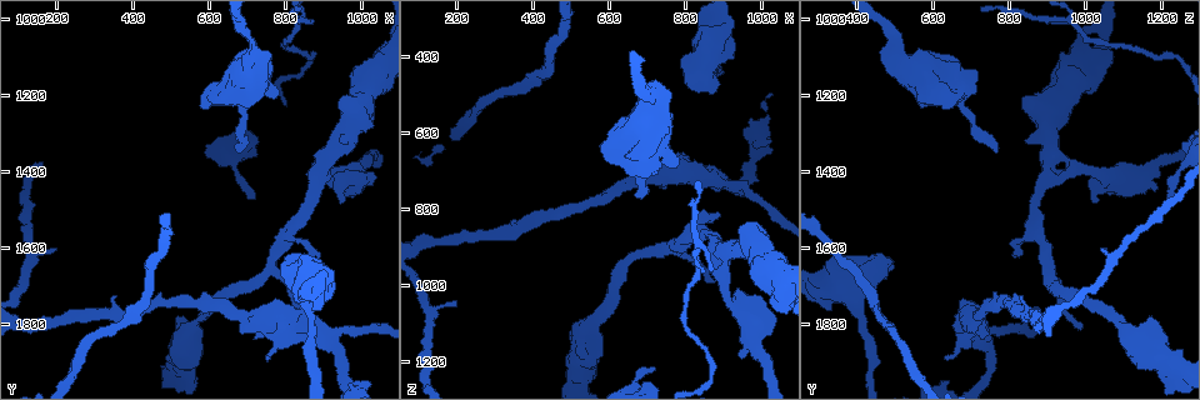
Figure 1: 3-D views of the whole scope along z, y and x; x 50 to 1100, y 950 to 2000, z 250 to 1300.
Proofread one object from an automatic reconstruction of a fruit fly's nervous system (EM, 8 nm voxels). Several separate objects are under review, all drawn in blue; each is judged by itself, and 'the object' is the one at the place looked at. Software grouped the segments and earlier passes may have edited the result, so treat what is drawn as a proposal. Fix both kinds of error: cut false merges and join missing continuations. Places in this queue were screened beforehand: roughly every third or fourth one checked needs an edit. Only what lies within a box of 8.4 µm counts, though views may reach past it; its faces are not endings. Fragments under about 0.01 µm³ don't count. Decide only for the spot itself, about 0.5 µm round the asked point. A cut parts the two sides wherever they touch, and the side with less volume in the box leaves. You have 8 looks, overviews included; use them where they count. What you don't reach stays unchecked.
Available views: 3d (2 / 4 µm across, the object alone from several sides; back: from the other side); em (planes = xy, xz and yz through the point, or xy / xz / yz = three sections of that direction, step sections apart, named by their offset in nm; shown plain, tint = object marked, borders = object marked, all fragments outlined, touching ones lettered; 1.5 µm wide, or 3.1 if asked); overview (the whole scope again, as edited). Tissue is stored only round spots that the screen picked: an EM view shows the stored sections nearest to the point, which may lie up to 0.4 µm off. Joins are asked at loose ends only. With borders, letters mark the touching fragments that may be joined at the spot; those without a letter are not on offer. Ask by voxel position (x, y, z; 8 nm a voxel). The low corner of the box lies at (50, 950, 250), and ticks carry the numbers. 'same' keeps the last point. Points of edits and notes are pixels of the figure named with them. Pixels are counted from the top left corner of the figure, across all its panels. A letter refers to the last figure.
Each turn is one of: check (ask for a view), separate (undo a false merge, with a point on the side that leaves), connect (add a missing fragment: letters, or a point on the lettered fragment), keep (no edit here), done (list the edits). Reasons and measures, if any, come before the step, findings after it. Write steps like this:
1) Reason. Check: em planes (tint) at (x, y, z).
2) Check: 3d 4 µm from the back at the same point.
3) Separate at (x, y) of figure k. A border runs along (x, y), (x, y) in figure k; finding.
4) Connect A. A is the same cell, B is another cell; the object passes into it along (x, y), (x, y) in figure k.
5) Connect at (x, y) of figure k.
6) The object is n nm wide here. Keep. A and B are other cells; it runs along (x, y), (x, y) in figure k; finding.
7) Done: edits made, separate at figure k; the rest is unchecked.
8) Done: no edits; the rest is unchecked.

Branch point. Check: em planes (plain) at (750, 1785, 700).

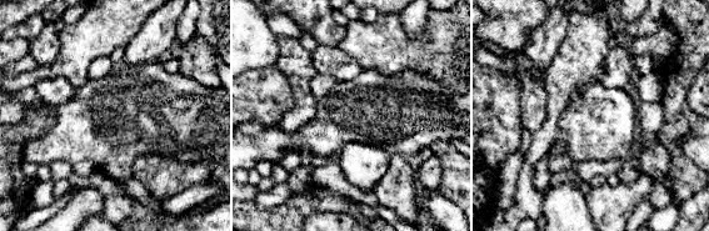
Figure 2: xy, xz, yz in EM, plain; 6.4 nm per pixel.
See the neighbours. Check: em planes (borders) at the same point.

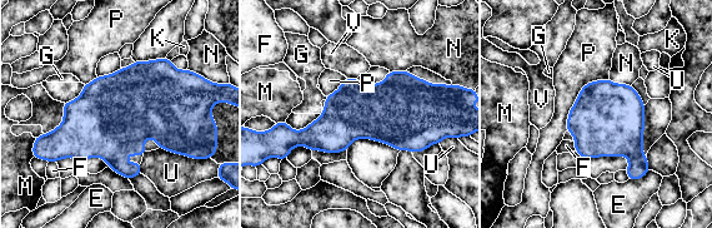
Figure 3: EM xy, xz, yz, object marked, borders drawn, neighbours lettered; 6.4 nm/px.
Keep. E, F, G, K, M, N, P, U and V are other cells; a border runs along (608, 78), (581, 89), (565, 130) in figure 3; all the same neuron.

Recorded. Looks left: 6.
Free end. Check: 3d 2 µm at (885, 1630, 815).

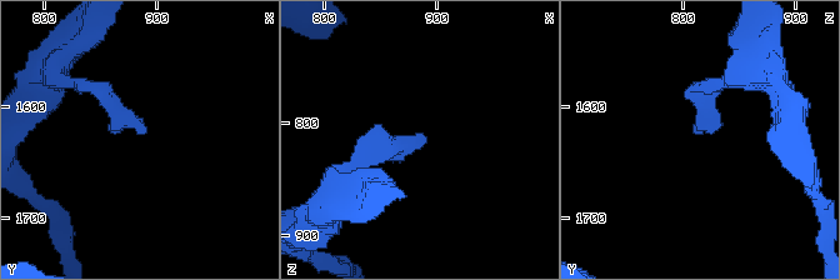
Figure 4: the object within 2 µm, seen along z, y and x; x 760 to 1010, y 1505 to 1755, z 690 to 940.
Check: em xz step 8 (borders) at (888, 1626, 812).

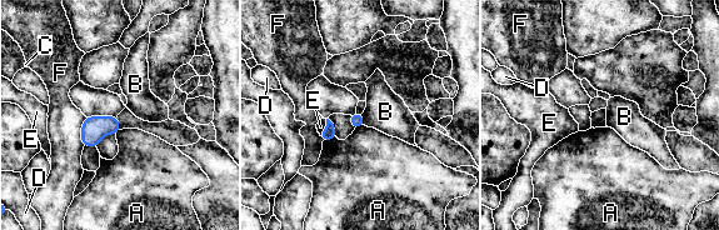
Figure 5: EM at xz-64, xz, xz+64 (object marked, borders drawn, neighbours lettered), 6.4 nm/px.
Cut it another way. Check: em xy step 8 (borders) at the same point.

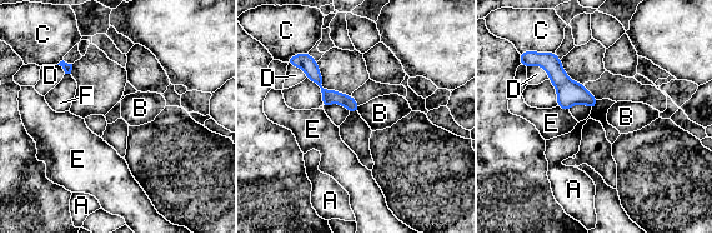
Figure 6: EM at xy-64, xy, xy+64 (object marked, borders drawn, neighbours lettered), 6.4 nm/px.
Keep. A, B, C, D, E and F are other cells; it runs along (301, 64), (330, 96), (355, 109) in figure 6; no lettered fragment goes on from it.

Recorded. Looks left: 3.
Thin end. Check: 3d 2 µm at (715, 1470, 1225).

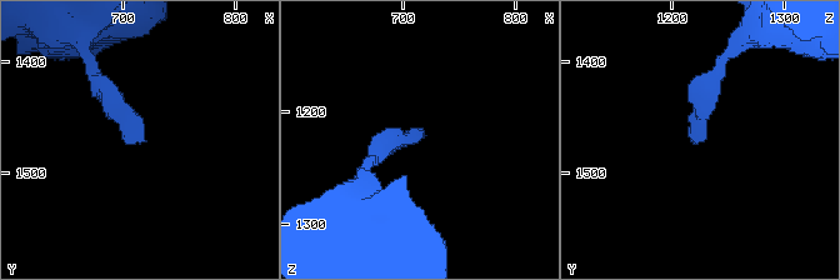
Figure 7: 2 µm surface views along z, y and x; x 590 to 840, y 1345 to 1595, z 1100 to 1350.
Check: em planes (borders) at (718, 1468, 1218).

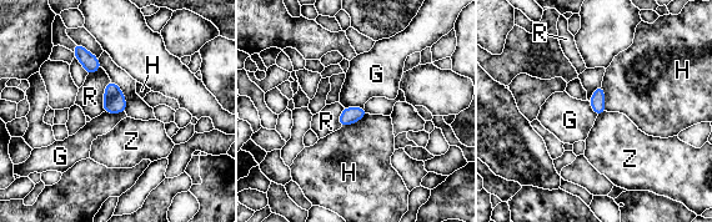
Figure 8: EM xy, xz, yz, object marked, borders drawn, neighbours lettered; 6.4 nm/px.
Keep. G, H, R and Z are other cells; a border runs along (104, 111), (124, 112) in figure 8; none of them fits.

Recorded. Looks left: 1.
Done: no edits; the rest is unchecked.

